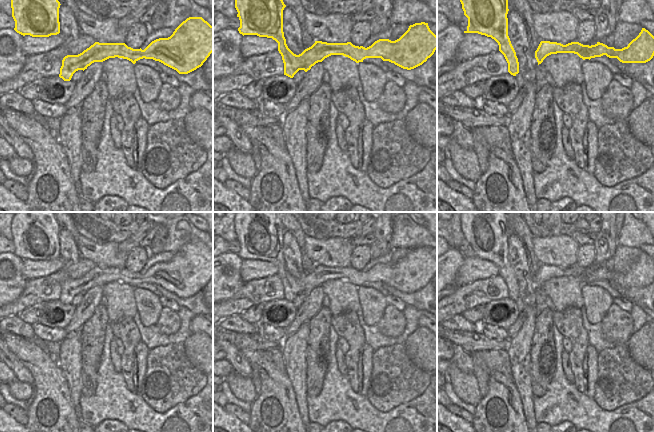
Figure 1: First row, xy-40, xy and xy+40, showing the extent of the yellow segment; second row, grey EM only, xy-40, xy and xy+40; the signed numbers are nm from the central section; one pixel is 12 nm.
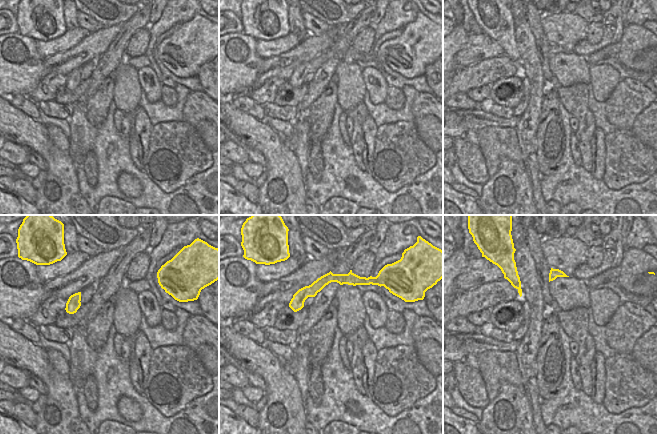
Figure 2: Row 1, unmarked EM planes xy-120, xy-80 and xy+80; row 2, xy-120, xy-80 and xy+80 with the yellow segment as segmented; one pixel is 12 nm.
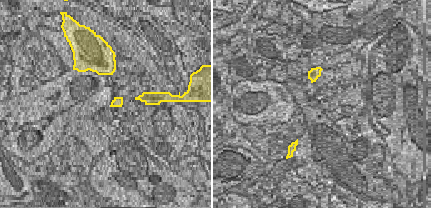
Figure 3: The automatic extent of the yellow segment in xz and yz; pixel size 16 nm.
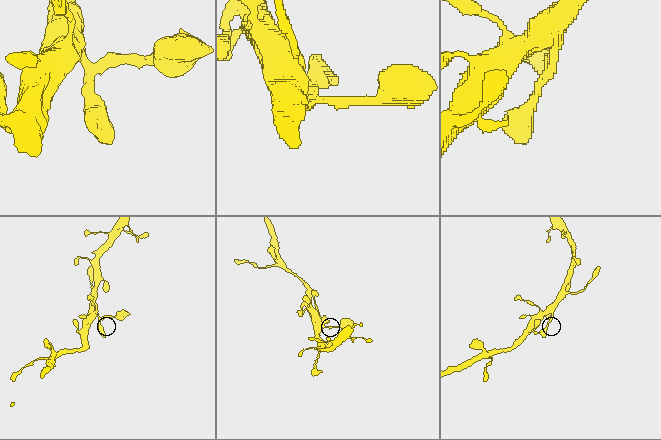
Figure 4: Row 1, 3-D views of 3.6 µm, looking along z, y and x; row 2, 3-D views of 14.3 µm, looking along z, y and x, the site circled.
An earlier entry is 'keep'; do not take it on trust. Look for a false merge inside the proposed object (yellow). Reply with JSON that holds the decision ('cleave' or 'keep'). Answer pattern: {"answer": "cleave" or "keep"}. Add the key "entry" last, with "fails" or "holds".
{"answer": "keep", "entry": "holds"}

